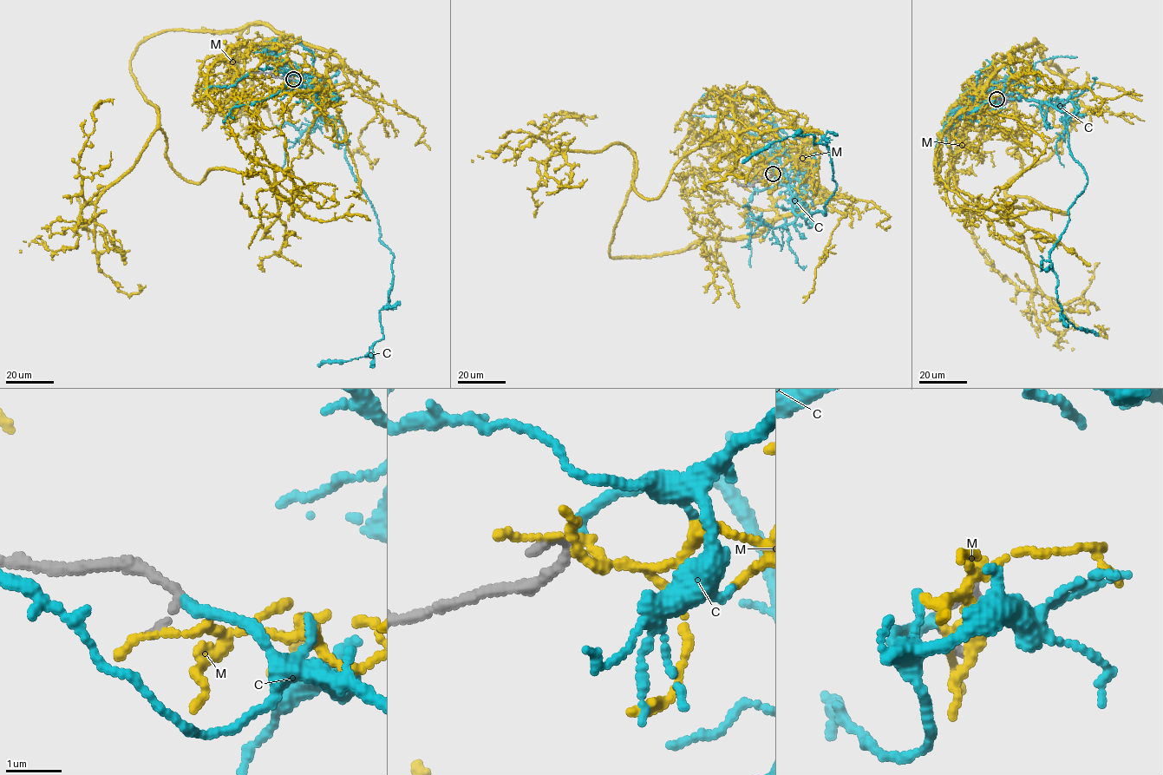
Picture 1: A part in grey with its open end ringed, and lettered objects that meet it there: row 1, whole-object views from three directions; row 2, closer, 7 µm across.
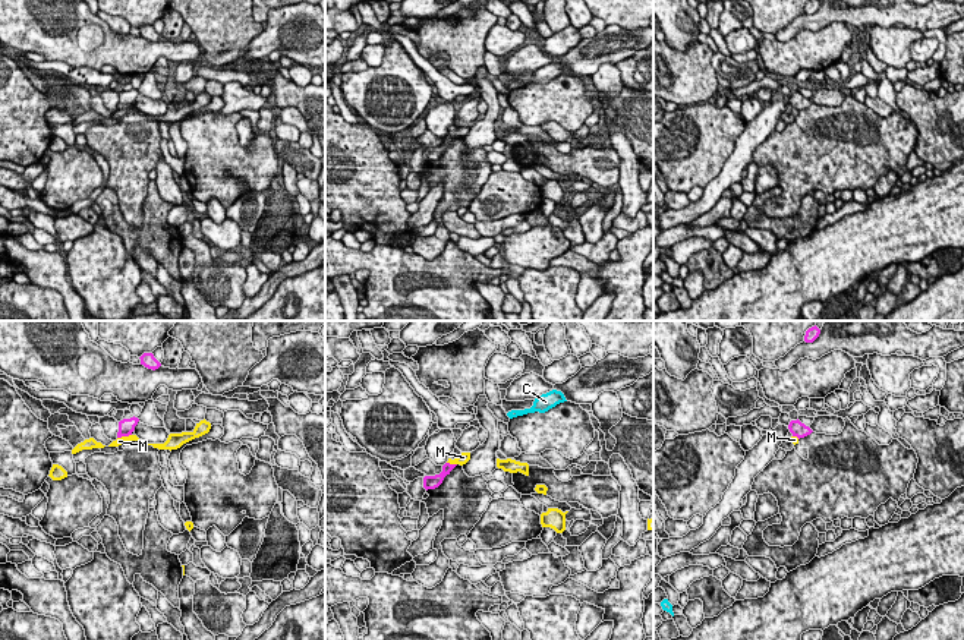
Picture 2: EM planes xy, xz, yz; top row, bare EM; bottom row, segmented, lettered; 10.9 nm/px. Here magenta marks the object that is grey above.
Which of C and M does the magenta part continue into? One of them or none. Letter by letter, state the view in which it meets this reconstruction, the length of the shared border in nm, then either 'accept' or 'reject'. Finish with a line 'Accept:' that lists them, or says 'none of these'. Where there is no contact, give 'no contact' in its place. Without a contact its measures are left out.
C: no contact | accept
M: xy | 170 nm | reject
Accept: C

